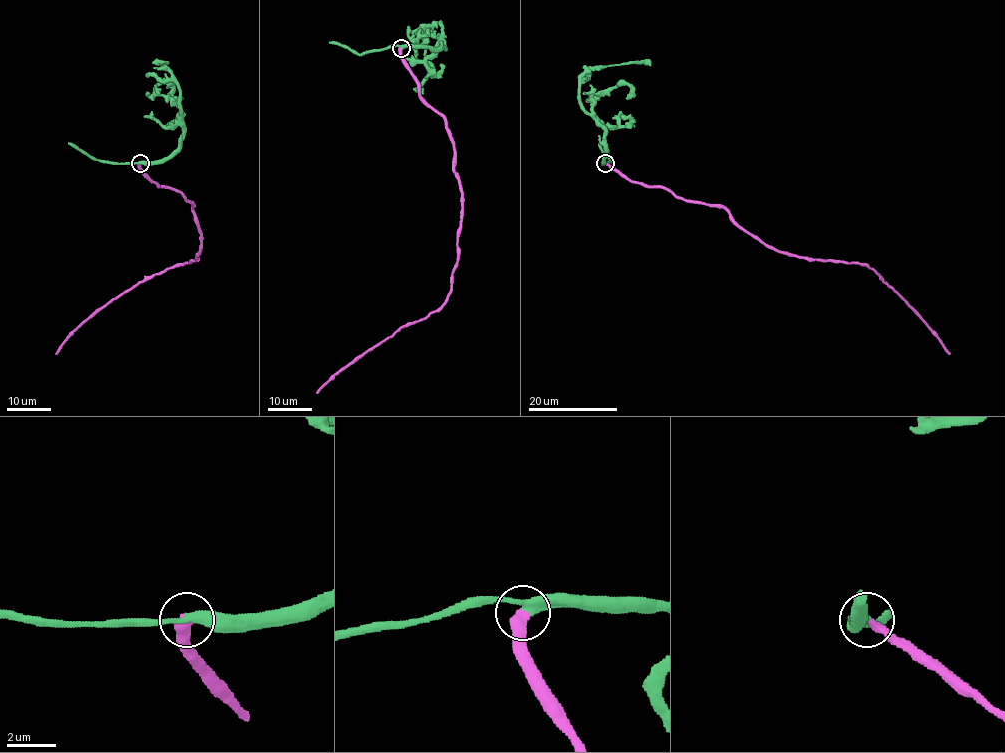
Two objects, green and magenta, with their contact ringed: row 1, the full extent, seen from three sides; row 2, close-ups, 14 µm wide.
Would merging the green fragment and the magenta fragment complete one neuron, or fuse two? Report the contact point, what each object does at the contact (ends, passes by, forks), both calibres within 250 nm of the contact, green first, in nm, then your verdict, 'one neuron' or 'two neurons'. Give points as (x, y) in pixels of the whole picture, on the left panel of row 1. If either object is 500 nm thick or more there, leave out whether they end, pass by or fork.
(140, 163) | green passes by | magenta ends | 340/420 nm | one neuron

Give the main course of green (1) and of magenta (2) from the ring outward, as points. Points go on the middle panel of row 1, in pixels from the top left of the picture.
1: (401, 47), (444, 47), (441, 22), (428, 32), (425, 41), (428, 77), (420, 88), (423, 93)
2: (401, 47), (419, 95), (444, 119), (454, 151), (462, 220), (451, 292), (439, 308), (356, 357), (316, 392)

